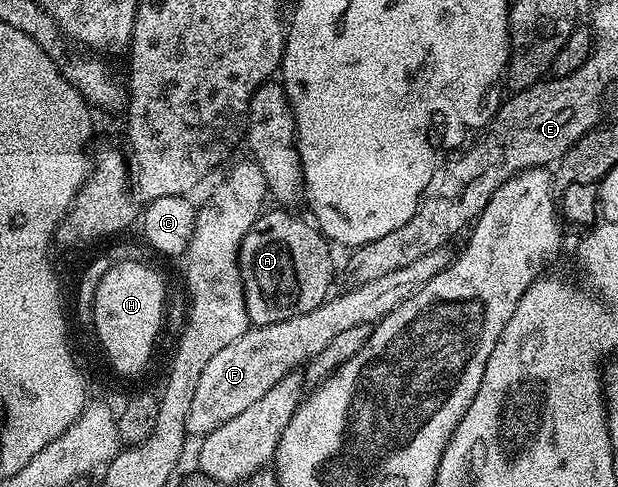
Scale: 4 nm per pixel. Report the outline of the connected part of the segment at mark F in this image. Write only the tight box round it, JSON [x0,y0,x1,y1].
[188,247,453,439]

